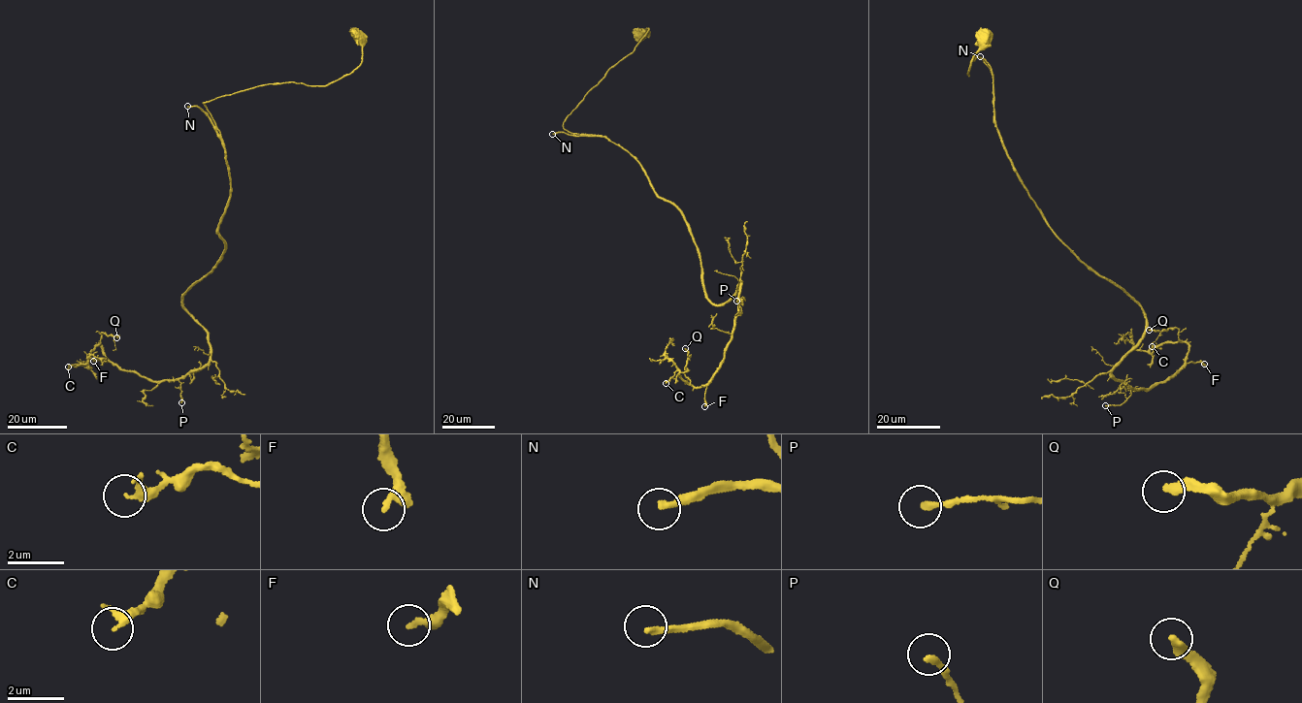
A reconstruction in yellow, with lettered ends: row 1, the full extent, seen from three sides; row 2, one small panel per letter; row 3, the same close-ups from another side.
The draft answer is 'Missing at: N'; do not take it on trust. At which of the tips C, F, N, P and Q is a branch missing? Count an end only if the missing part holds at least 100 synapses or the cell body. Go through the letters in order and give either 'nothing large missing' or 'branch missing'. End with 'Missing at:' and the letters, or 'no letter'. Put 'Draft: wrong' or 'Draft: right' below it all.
C: nothing large missing
F: nothing large missing
N: branch missing
P: nothing large missing
Q: nothing large missing
Missing at: N
Draft: right

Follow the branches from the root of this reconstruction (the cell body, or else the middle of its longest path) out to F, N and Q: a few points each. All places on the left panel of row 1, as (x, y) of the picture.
F: (358, 37), (325, 85), (203, 103), (231, 187), (182, 299), (208, 363), (93, 361)
N: (358, 37), (362, 62), (325, 85), (271, 83), (203, 103), (208, 113), (187, 106)
Q: (358, 37), (325, 85), (203, 103), (231, 187), (182, 299), (208, 363), (149, 380), (106, 357), (116, 337)

